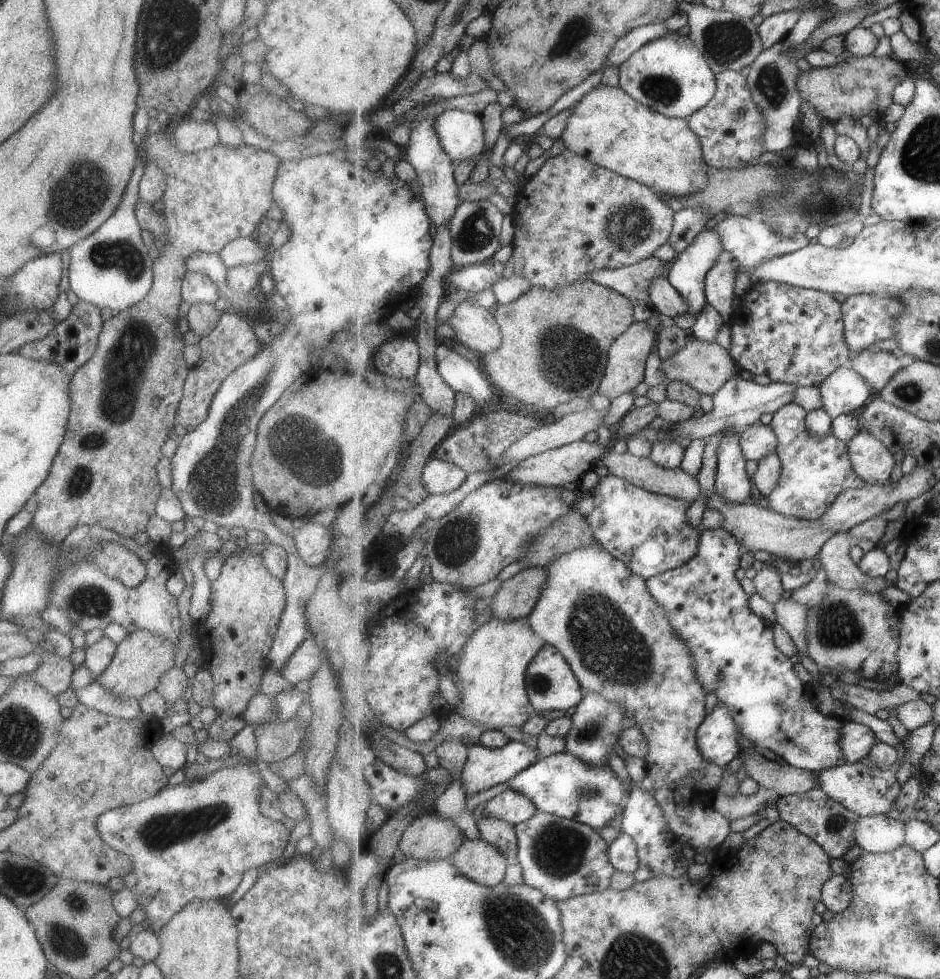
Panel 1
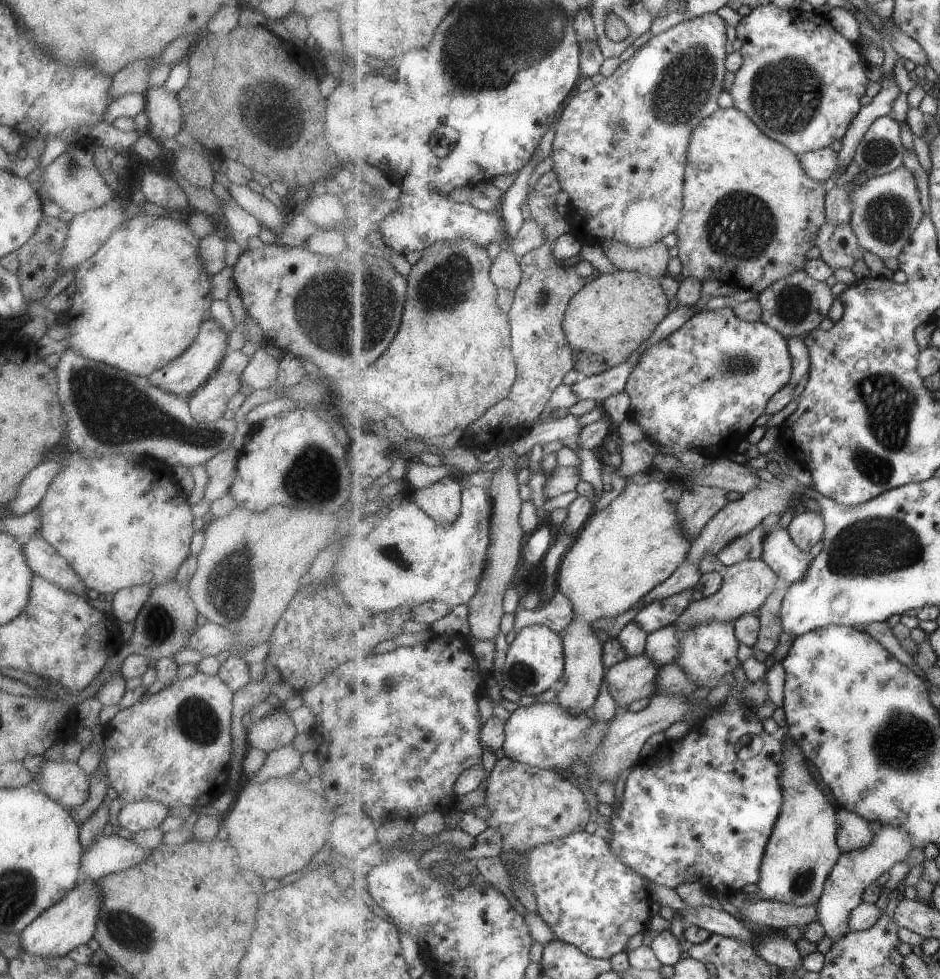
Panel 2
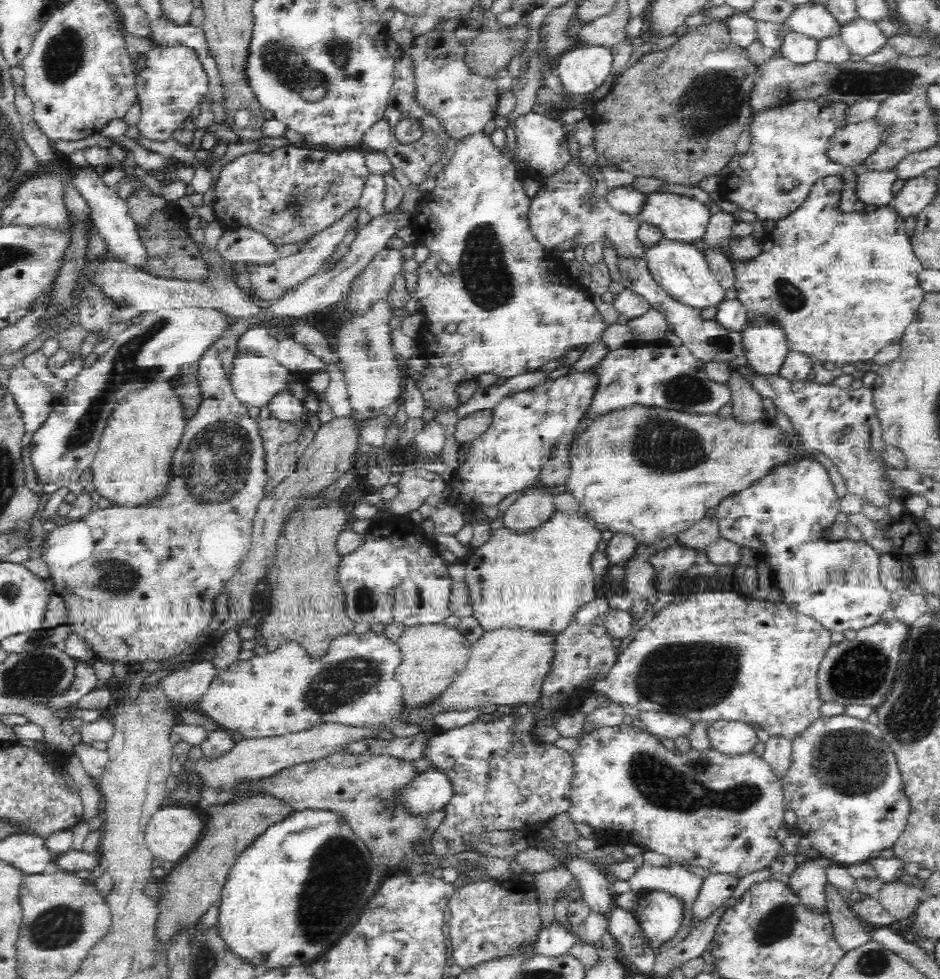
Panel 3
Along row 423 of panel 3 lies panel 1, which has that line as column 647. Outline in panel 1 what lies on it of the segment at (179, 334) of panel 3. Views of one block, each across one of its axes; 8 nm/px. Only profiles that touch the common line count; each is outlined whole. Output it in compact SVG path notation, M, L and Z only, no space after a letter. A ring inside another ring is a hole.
M670 31L639 48L620 65L620 87L635 100L673 118L688 119L716 95L717 77L691 36Z

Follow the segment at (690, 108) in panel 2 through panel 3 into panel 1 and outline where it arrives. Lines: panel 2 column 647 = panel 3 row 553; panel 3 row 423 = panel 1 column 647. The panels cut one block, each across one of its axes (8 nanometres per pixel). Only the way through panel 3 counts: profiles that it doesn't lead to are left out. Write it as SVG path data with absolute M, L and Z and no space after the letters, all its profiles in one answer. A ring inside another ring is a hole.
M568 147L563 152L547 159L543 166L528 179L527 184L515 194L515 197L516 202L512 212L515 229L511 242L512 253L509 257L507 268L510 273L522 276L529 282L531 287L546 288L547 290L561 292L561 288L572 287L573 284L577 284L578 282L587 282L589 280L587 275L591 275L597 271L621 268L641 262L653 256L653 253L659 246L663 246L667 242L669 236L671 236L671 228L673 228L673 214L675 214L675 211L665 202L659 191L645 184L641 184L640 181L617 174L613 170L603 168L599 164L593 164L587 158L581 156L581 154L575 154L575 151Z

